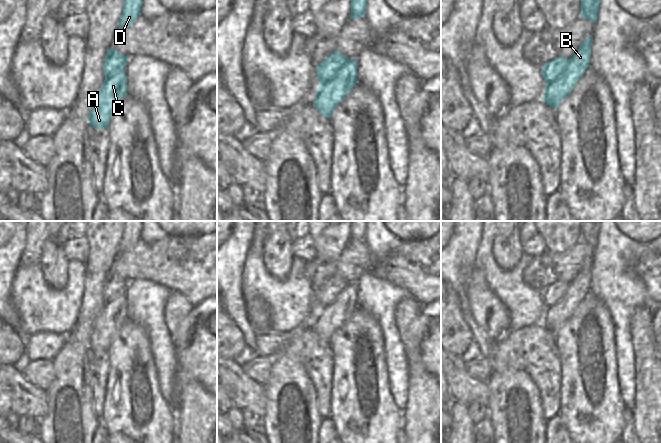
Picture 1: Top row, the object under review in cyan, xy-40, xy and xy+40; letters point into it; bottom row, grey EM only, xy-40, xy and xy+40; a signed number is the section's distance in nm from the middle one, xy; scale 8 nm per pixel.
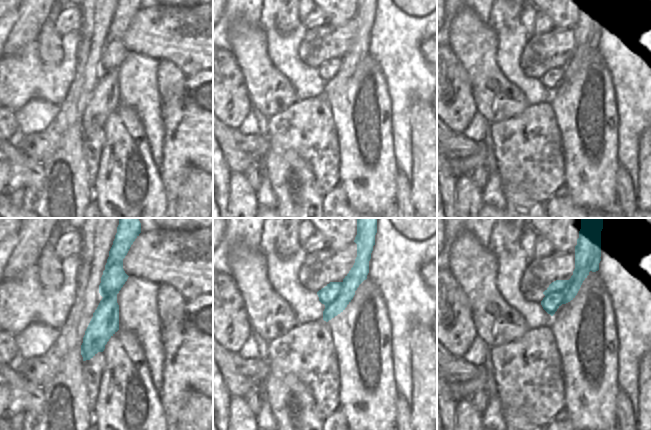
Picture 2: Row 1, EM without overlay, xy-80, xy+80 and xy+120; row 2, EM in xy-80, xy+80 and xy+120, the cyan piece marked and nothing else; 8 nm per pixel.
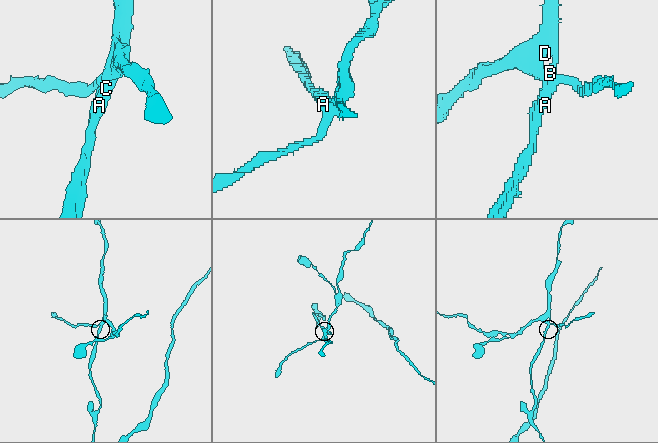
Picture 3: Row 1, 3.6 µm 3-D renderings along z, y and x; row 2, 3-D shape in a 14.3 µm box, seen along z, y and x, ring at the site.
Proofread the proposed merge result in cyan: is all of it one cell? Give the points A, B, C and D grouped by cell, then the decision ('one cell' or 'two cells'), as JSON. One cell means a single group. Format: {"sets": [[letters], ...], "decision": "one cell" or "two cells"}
{"sets": [["A", "B", "C"], ["D"]], "decision": "two cells"}

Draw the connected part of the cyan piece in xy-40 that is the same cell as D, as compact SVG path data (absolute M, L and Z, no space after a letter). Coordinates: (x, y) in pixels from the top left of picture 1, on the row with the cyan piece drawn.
M125 0L123 4L123 12L119 20L119 29L130 27L135 23L141 15L141 6L143 0Z

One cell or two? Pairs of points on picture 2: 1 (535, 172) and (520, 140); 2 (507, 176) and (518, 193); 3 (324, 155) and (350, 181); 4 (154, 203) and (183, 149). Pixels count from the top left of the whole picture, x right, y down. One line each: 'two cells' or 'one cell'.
1: one cell
2: one cell
3: two cells
4: two cells

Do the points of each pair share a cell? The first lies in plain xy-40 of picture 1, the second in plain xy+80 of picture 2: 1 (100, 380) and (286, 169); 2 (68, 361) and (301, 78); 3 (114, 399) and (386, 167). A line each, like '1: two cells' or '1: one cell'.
1: two cells
2: two cells
3: one cell

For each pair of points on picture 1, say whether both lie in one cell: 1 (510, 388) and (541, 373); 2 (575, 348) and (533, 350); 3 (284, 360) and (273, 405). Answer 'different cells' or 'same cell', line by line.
1: different cells
2: different cells
3: same cell

